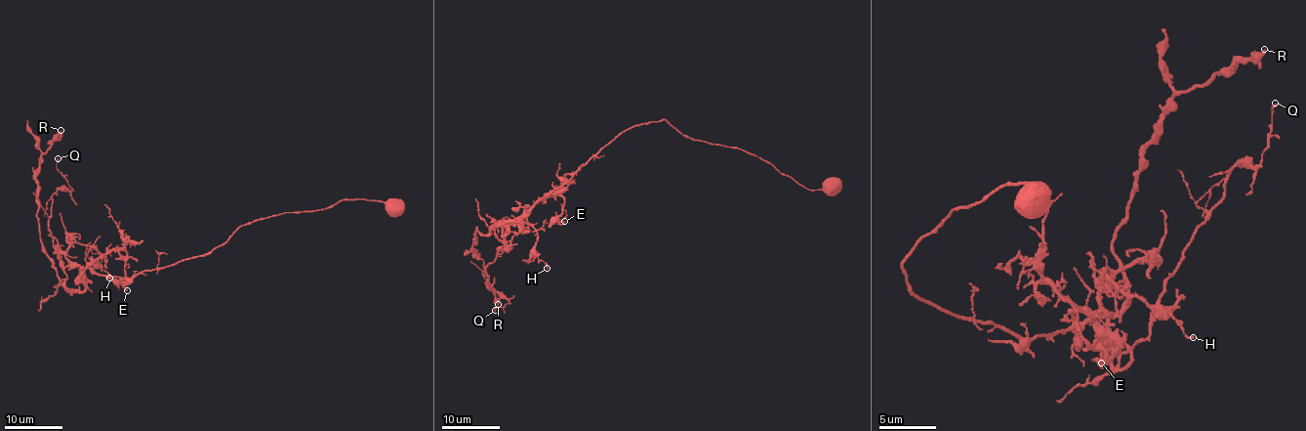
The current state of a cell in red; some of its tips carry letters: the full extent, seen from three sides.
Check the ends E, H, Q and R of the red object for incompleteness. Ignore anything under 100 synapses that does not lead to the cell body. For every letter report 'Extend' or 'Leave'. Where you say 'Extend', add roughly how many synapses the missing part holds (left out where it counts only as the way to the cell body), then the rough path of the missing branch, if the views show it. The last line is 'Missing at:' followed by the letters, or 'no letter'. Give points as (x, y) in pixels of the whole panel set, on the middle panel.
E: Leave
H: Leave
Q: Leave
R: Leave
Missing at: no letter

